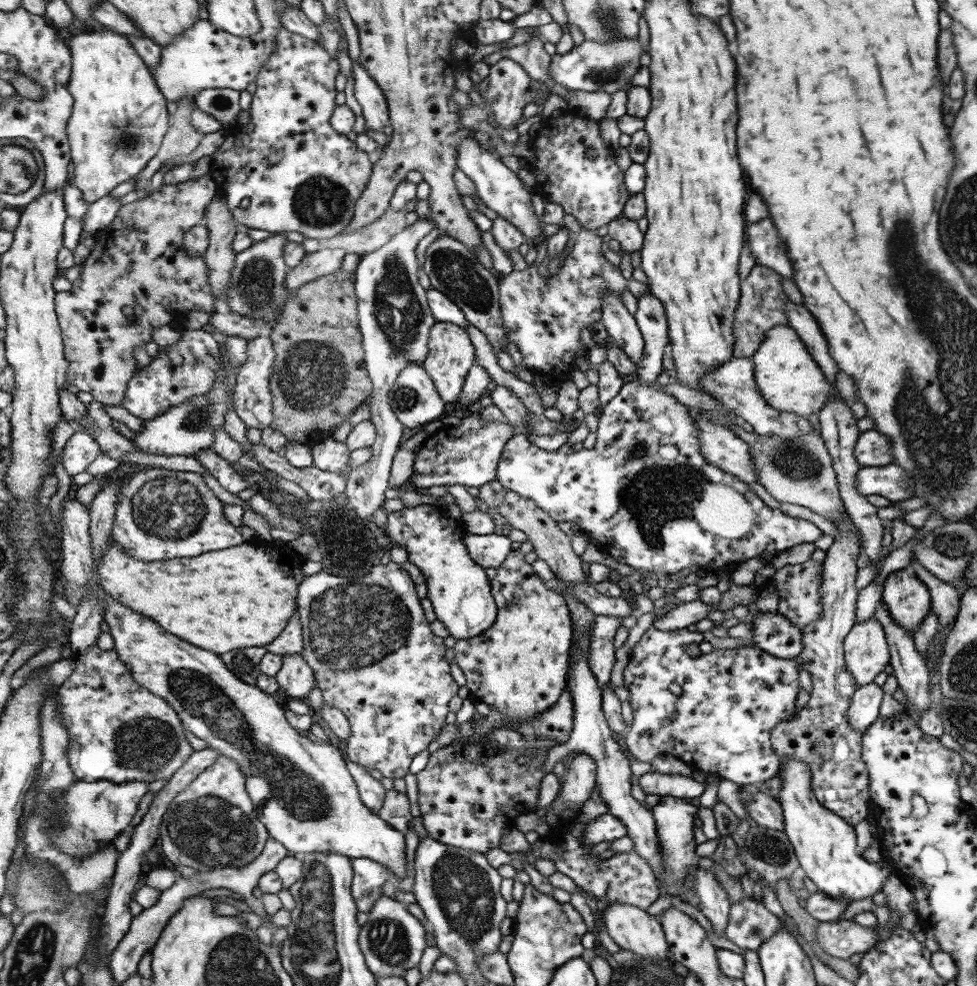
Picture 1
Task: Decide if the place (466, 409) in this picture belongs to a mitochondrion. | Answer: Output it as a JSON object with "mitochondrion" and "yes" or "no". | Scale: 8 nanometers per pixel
{"mitochondrion":"no"}

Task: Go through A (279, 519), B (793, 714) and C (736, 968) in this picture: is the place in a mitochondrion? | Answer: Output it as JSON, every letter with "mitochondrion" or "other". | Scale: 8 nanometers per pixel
{"A":"other","B":"other","C":"other"}

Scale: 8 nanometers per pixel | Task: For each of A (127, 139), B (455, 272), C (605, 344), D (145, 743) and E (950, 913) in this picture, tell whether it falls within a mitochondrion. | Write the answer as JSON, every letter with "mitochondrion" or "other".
{"A":"mitochondrion","B":"mitochondrion","C":"other","D":"mitochondrion","E":"other"}

